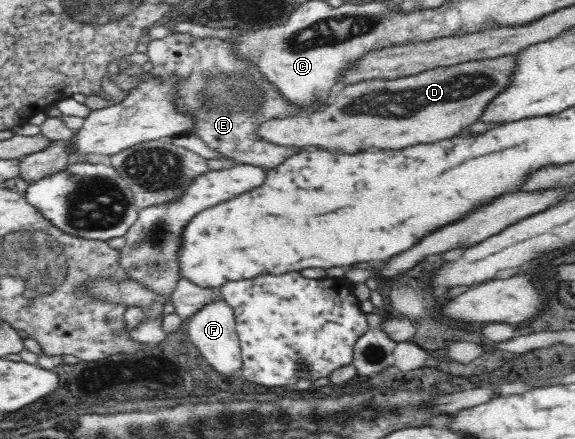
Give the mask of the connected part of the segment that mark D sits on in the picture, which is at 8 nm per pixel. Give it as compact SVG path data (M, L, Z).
M518 55L464 61L452 66L436 67L420 74L396 80L368 80L345 87L333 105L314 113L268 120L260 124L262 139L282 146L316 147L339 153L356 154L368 149L404 149L416 144L432 144L459 136L462 130L474 126L484 116L488 104L512 86L518 68Z

